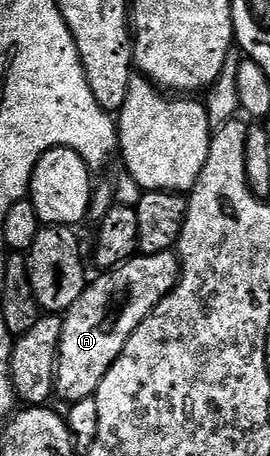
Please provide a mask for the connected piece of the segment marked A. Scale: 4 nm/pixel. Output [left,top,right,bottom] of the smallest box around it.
[54,250,180,404]

